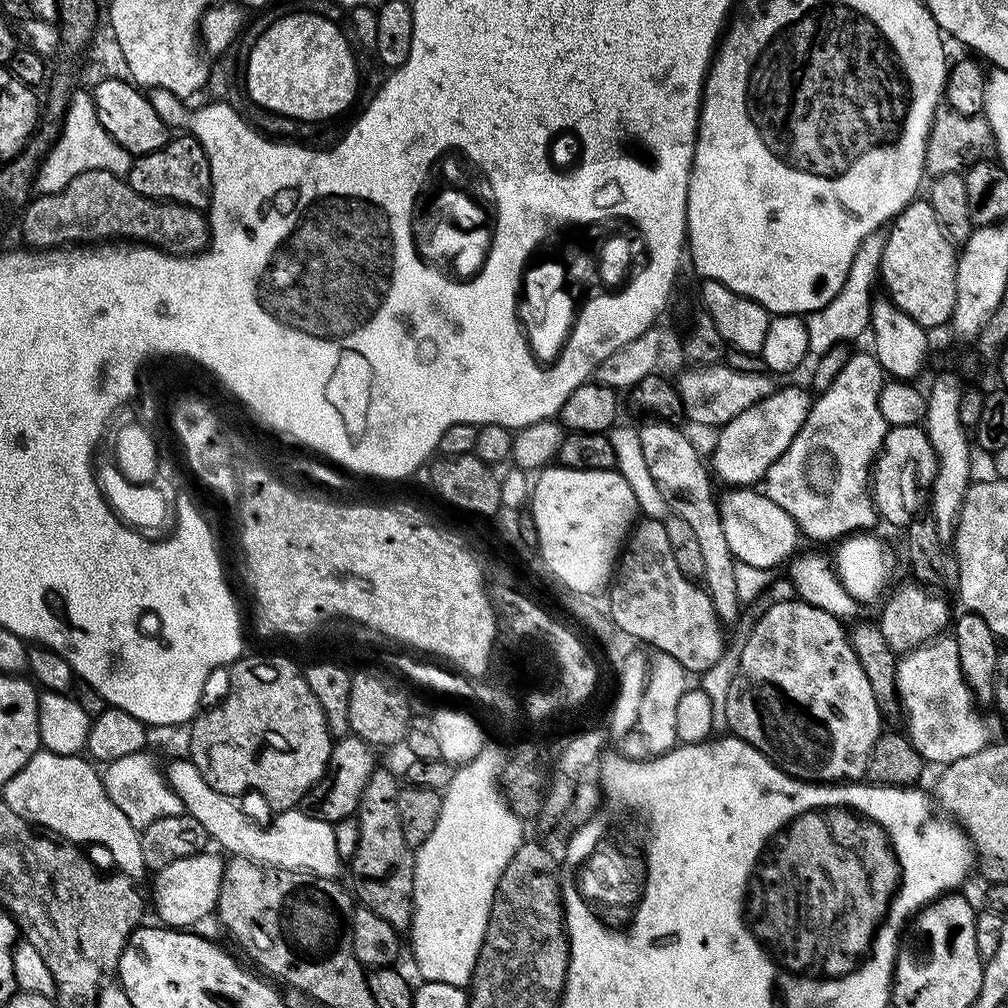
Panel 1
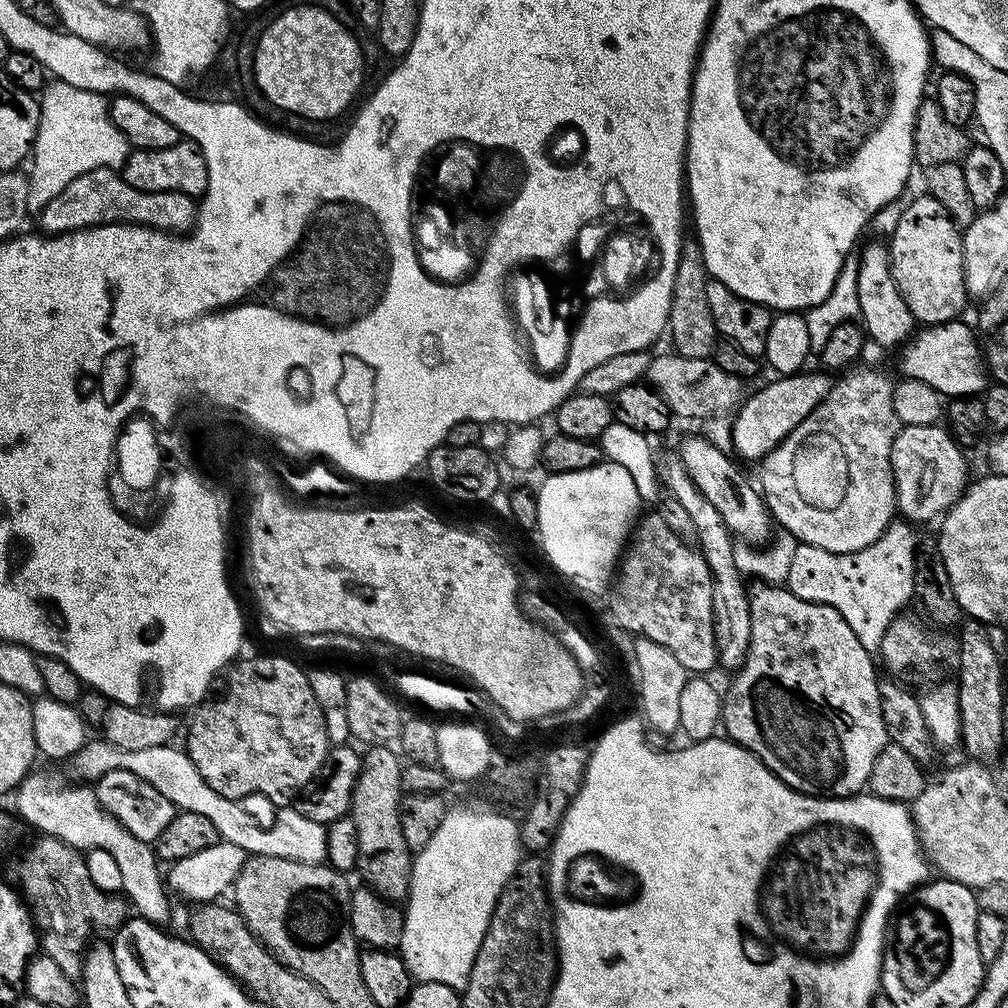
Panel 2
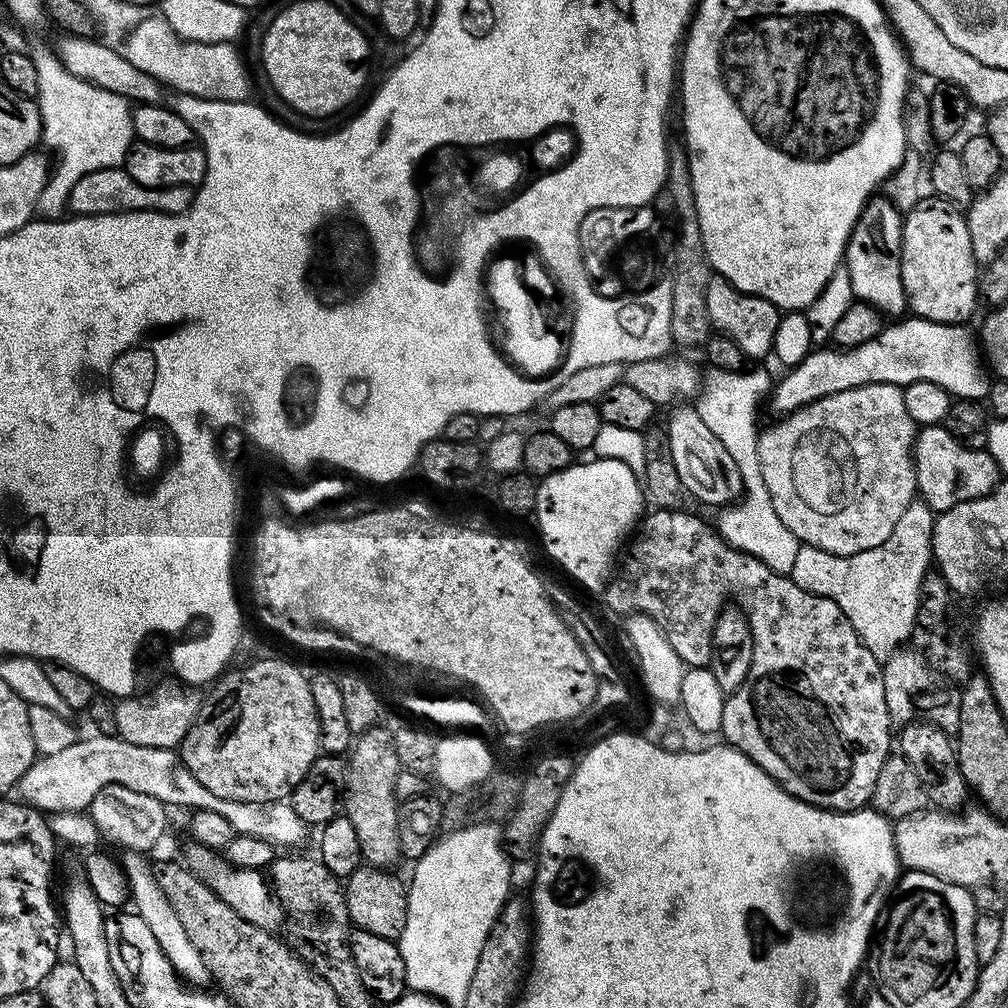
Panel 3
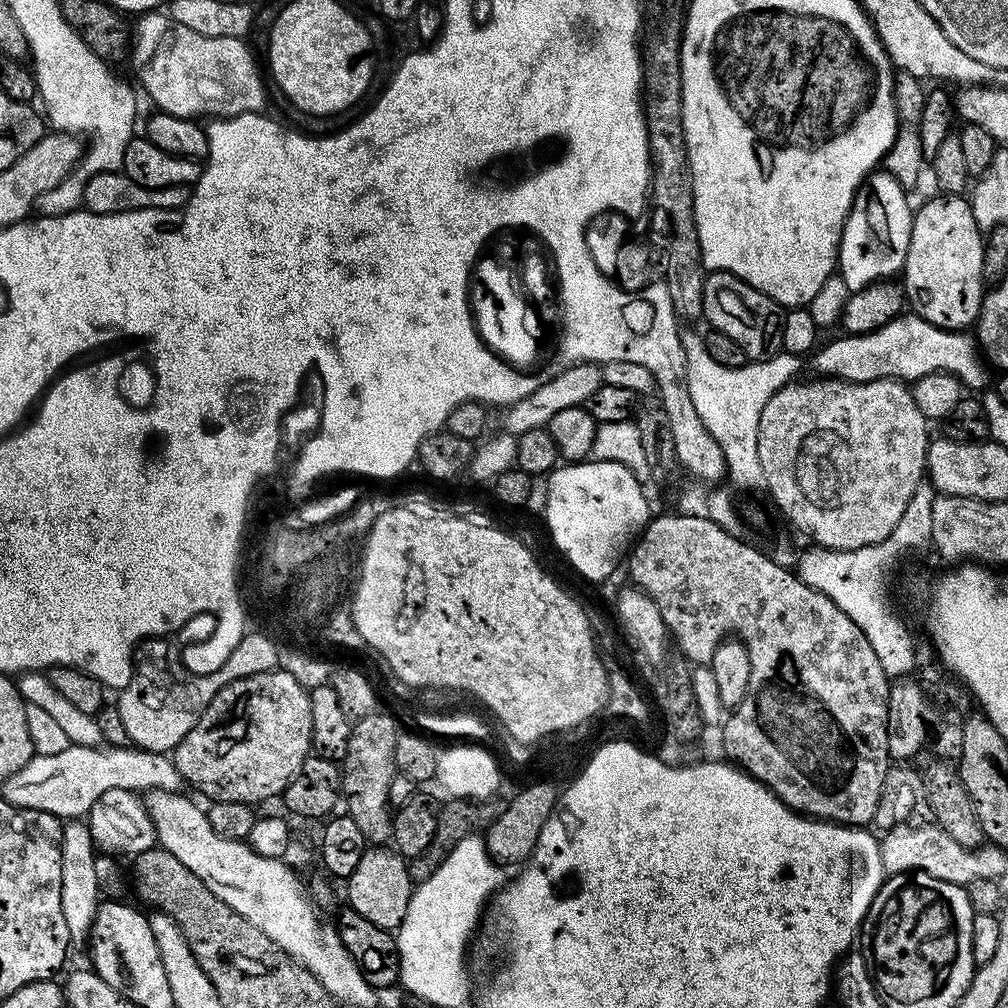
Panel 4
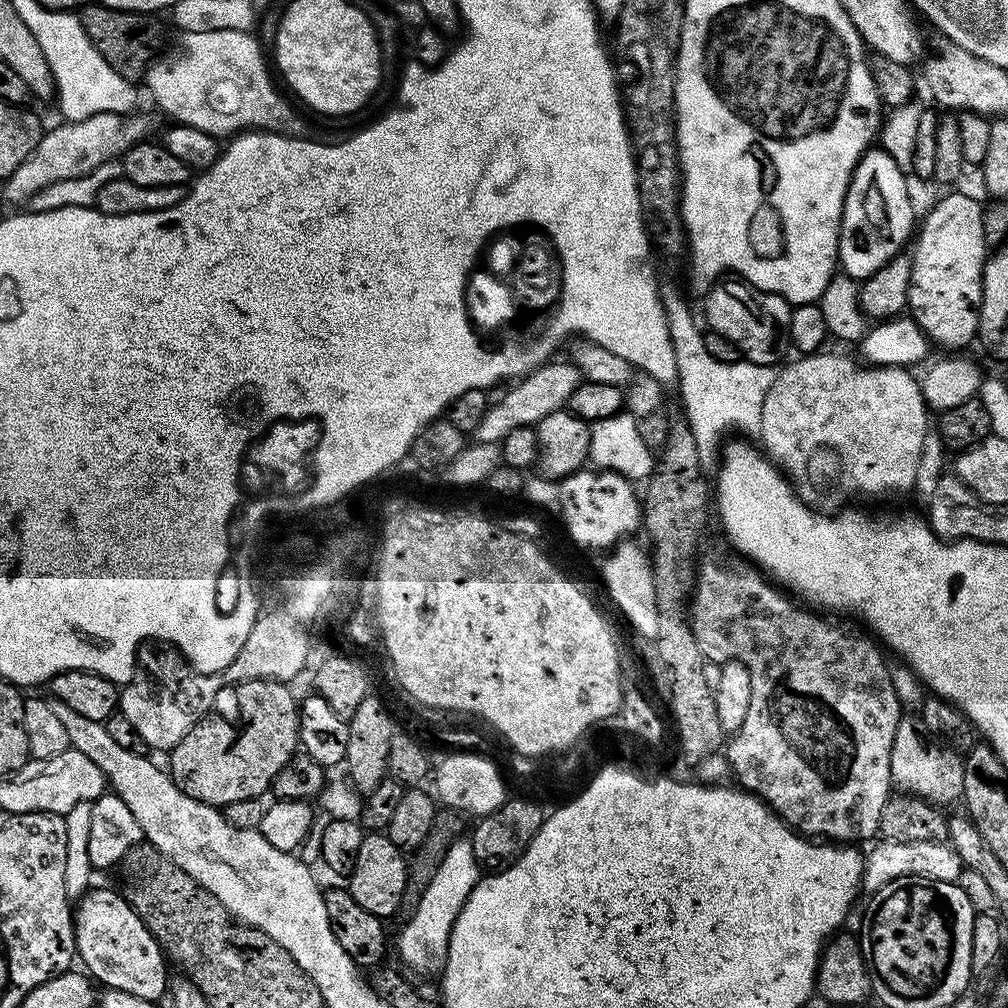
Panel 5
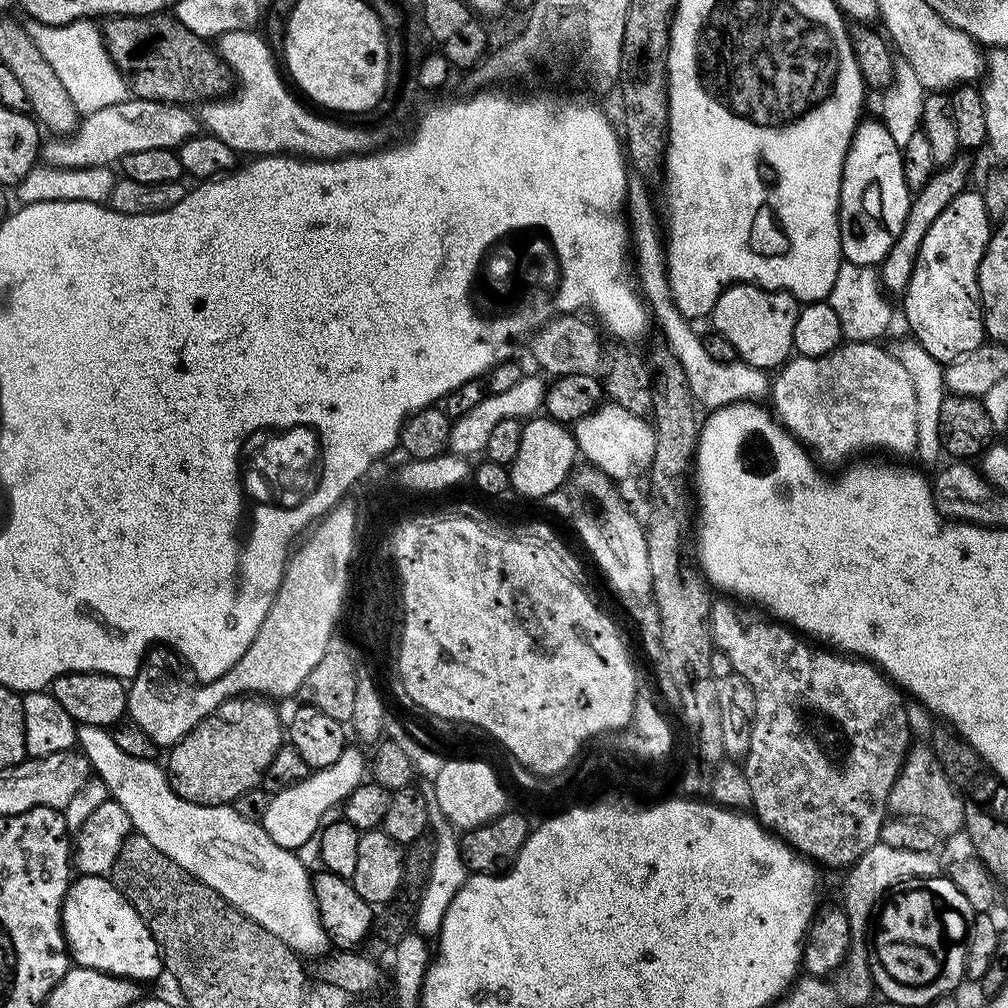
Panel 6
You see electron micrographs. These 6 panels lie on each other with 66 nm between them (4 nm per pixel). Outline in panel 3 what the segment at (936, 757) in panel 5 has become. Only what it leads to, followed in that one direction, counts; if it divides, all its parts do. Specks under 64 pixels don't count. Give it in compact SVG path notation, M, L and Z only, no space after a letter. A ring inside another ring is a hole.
M904 646L882 664L886 710L893 725L905 726L917 719L916 708L923 719L947 734L955 734L960 725L960 688L945 682L928 668L911 647Z

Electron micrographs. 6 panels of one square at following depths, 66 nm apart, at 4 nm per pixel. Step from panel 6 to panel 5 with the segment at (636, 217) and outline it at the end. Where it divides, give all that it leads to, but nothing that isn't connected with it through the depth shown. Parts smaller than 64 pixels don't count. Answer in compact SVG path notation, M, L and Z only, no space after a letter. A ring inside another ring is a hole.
M660 282L660 301L671 345L674 346L675 362L678 365L677 387L680 388L682 404L686 412L685 421L691 426L695 445L698 446L699 468L707 471L708 462L715 463L720 456L720 434L726 430L740 428L752 436L761 428L762 405L766 394L774 384L777 369L773 365L739 362L722 362L710 356L704 346L704 335L688 308L687 302L672 282Z

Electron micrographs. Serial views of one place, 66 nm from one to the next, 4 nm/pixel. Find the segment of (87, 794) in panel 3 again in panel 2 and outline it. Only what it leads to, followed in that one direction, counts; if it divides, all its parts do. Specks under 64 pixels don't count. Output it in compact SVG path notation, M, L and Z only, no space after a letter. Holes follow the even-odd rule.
M103 738L89 739L83 746L82 750L78 750L76 755L70 761L71 767L76 767L76 772L81 776L81 781L95 782L101 776L110 774L116 770L126 770L130 774L134 774L138 778L142 778L146 782L150 782L150 786L154 786L154 790L158 790L158 794L162 794L166 798L170 798L170 802L177 810L181 812L189 812L190 814L202 814L202 818L208 818L211 825L214 826L217 837L226 843L234 843L240 846L242 850L254 856L273 856L274 858L290 858L298 862L306 862L307 864L323 864L328 859L326 854L326 834L327 827L318 822L310 822L310 818L302 815L294 806L284 806L279 809L280 812L272 820L269 828L263 828L250 813L243 807L243 803L226 798L222 794L218 794L218 790L210 790L210 786L206 786L206 782L202 778L202 774L198 774L198 770L194 766L194 762L188 757L187 751L176 749L172 744L163 744L162 746L150 746L150 750L122 750L115 748L114 745L108 743Z

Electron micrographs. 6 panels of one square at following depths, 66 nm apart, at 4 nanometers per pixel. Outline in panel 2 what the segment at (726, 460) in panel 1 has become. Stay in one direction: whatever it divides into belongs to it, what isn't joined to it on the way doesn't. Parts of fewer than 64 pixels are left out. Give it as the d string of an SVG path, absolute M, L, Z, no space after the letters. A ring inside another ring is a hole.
M817 371L774 378L776 380L764 385L749 399L747 397L734 416L733 451L753 462L771 453L794 430L794 426L800 425L832 392L833 377Z

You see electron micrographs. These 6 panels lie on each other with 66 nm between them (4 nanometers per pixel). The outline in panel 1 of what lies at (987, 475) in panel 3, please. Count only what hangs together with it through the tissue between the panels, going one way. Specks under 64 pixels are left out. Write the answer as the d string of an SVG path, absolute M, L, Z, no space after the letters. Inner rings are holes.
M895 425L888 431L872 475L872 493L877 513L894 526L905 528L919 515L922 496L918 486L927 489L937 474L936 452L931 437L919 425Z

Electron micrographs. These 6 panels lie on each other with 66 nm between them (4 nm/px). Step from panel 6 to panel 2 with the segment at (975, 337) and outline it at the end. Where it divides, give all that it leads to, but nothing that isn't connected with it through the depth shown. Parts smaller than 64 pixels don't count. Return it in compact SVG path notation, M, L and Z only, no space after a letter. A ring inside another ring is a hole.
M927 194L917 195L910 202L905 214L899 219L898 228L890 237L890 255L892 257L892 277L898 290L904 296L906 306L921 325L946 324L955 321L964 303L970 300L964 285L964 241L961 229L950 219L947 210L938 202L938 198Z

